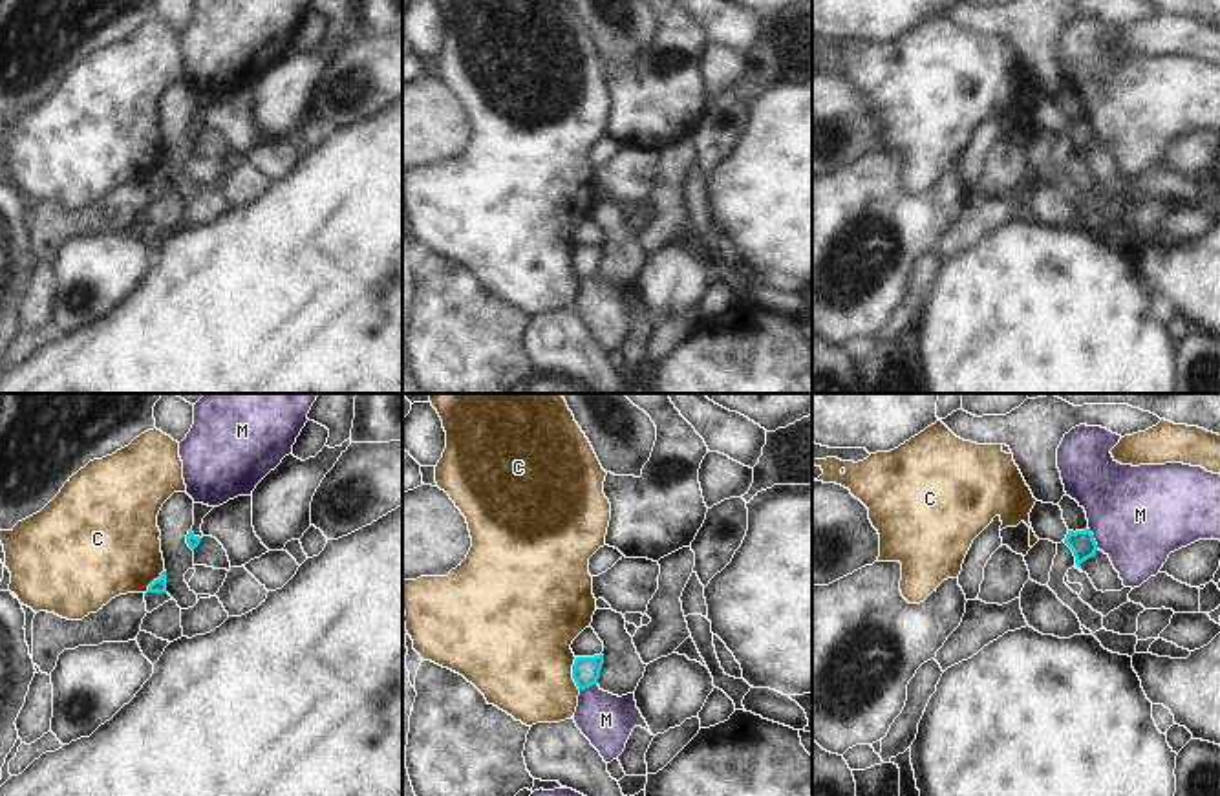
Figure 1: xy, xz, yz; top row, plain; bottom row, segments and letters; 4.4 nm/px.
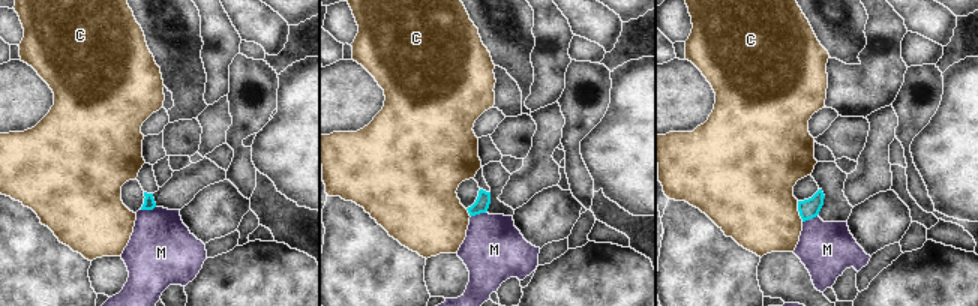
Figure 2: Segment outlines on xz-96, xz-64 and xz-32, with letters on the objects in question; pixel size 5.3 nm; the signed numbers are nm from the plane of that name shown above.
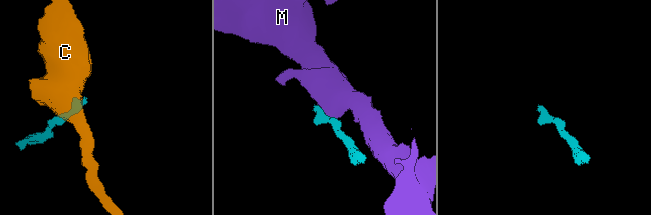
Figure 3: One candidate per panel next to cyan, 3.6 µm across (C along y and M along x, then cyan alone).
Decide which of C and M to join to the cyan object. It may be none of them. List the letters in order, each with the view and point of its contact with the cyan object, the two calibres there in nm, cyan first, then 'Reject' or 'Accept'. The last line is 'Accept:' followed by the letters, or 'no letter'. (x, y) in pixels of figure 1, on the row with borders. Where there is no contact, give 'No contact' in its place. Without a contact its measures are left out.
C: Touches cyan at xz (573, 674). Thickness 130 nm (cyan) against 460 nm. Reject
M: Touches cyan at yz (1092, 538). Thickness 120 nm (cyan) against 440 nm. Reject
Accept: no letter

